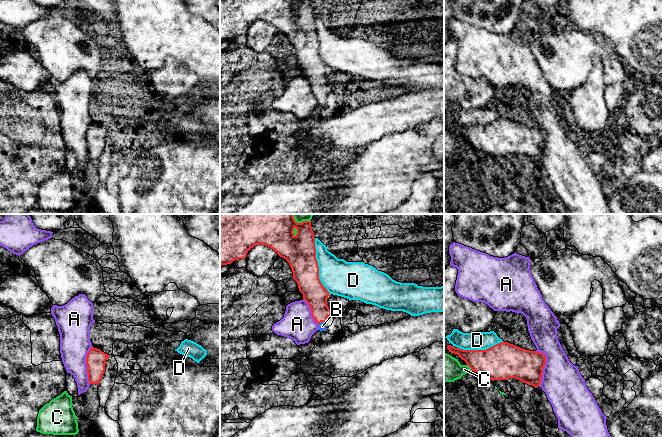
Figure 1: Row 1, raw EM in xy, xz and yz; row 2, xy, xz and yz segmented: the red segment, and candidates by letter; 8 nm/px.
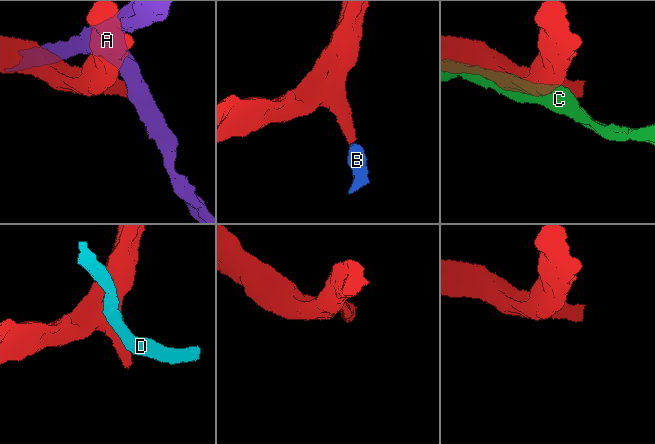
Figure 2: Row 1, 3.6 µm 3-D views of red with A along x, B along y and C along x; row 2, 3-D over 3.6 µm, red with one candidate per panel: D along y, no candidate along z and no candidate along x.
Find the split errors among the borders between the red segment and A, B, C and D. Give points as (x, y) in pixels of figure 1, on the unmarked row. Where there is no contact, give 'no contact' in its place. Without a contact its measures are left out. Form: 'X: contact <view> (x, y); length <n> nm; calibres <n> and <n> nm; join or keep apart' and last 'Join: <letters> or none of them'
A: contact yz (544, 141); length 280 nm; calibres 260 and 320 nm; keep apart
B: contact xz (321, 97); length 70 nm; calibres 190 and 60 nm; join
C: contact yz (469, 142); length 70 nm; calibres 280 and 220 nm; keep apart
D: contact xz (318, 42); length 460 nm; calibres 260 and 280 nm; keep apart
Join: B

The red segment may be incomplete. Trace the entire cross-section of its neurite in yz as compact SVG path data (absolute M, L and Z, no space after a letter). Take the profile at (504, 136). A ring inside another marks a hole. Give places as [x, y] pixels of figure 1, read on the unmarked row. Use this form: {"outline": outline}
{"outline": "M504 117L486 126L463 126L451 121L447 125L464 136L472 147L492 157L515 154L535 164L542 157L546 140L546 131L543 129Z"}

